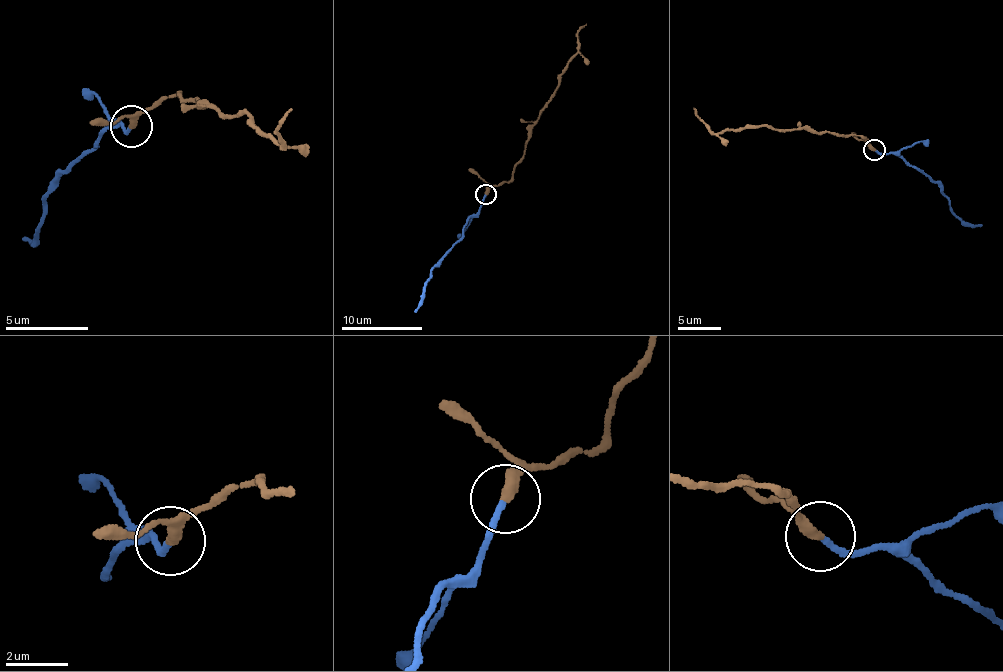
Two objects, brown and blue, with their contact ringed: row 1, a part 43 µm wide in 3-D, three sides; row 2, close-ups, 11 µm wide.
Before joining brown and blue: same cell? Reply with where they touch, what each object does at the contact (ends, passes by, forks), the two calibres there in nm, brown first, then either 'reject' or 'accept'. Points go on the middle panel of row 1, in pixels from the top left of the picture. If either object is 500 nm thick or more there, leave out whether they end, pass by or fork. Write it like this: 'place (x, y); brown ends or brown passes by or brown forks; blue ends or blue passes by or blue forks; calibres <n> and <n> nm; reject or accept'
place (486, 194); brown ends; blue ends; calibres 360 and 190 nm; accept

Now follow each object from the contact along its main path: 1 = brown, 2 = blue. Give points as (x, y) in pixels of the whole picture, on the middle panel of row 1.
1: (485, 195), (513, 177), (528, 132), (578, 50), (577, 34), (587, 24)
2: (485, 195), (481, 209), (472, 214), (463, 229), (462, 236), (430, 273), (413, 311)

